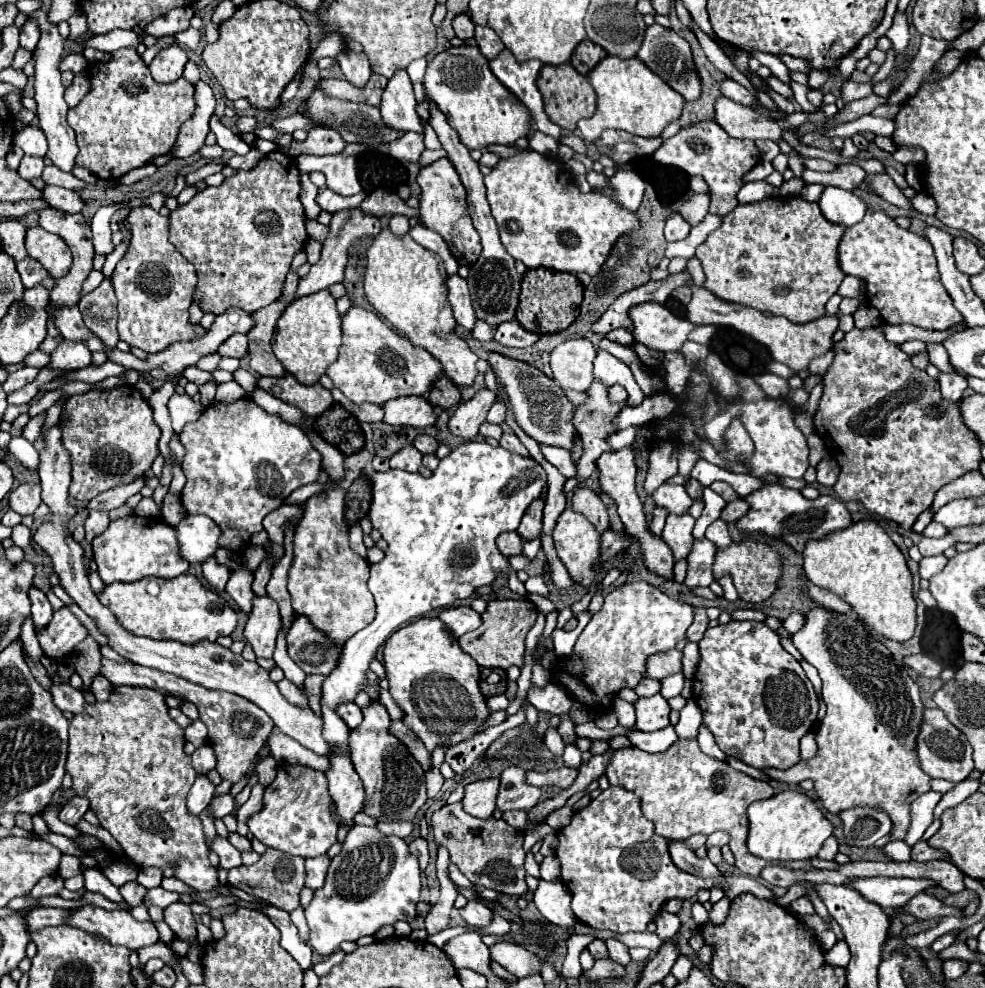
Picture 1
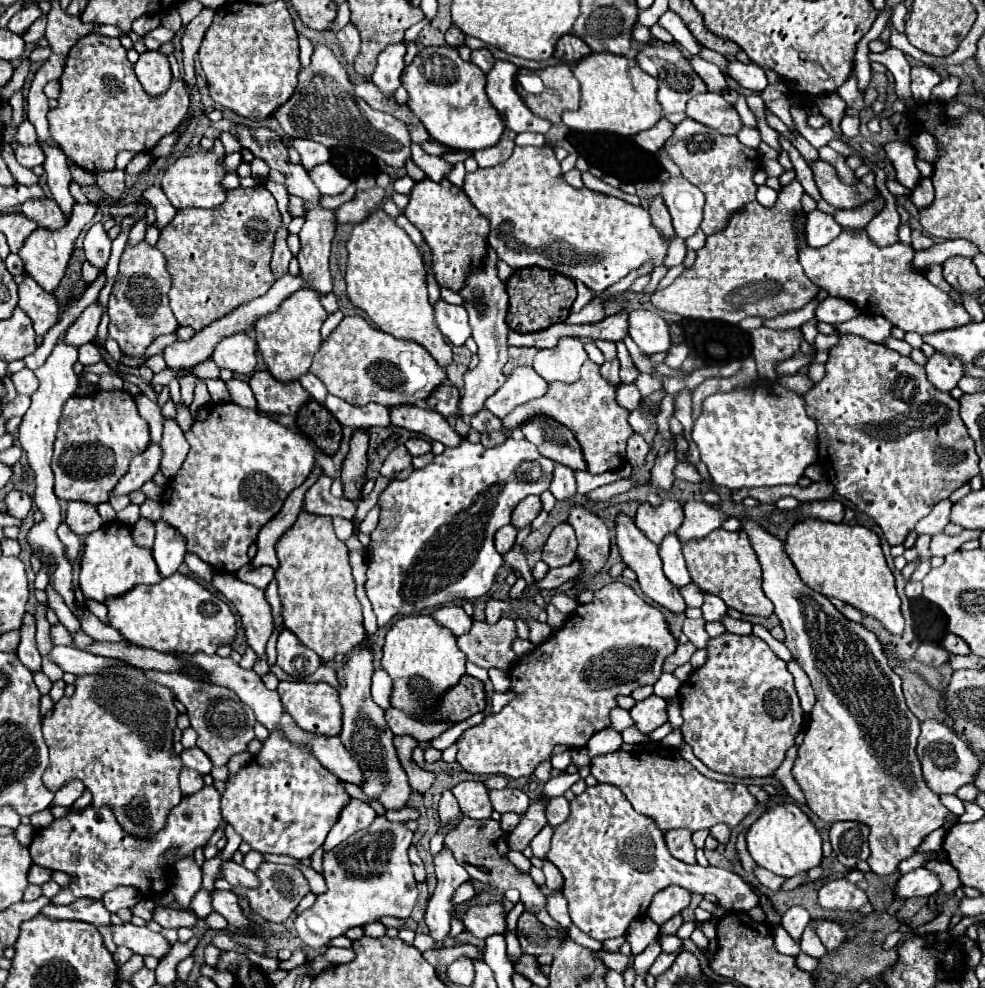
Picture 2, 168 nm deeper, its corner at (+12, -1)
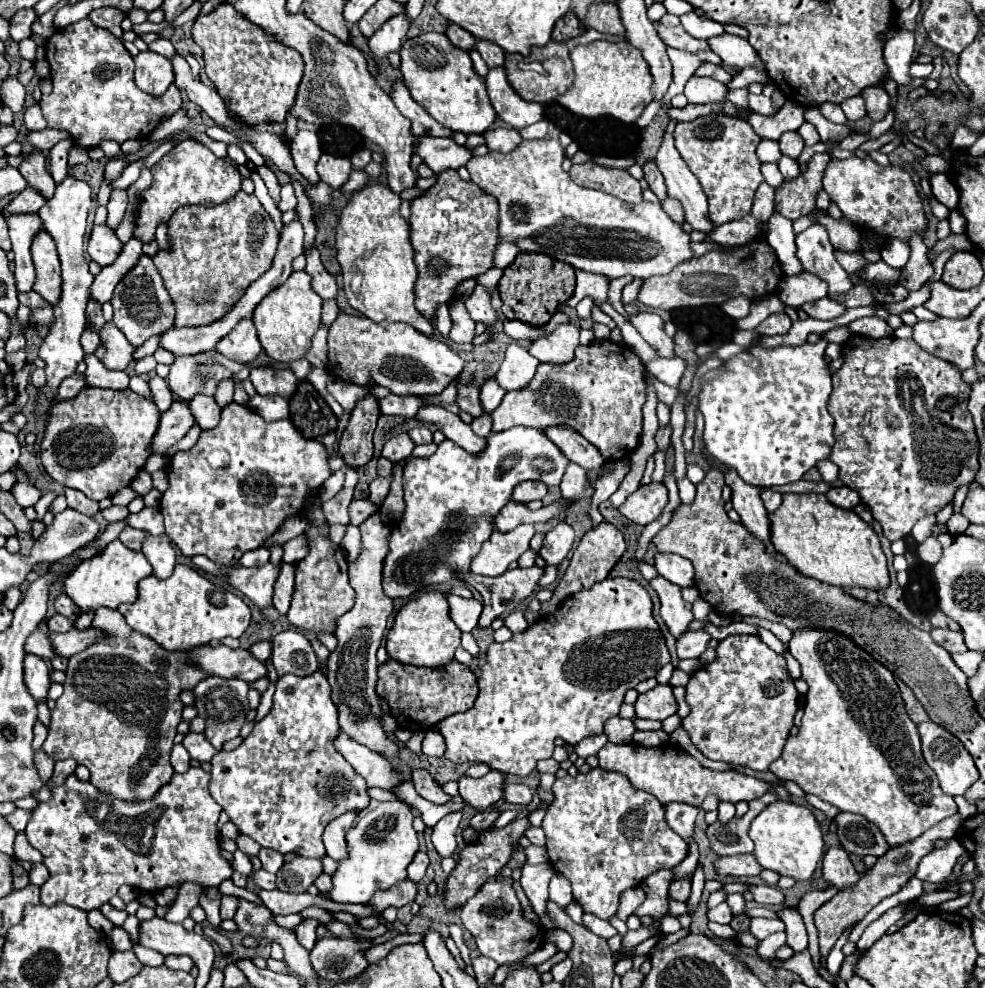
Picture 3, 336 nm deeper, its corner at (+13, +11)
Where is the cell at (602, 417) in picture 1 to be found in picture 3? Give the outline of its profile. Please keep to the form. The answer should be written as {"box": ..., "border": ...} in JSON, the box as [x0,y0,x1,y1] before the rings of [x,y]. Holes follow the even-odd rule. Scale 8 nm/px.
{"box":[491,339,645,461],"border":[[[595,339],[591,345],[579,345],[579,349],[575,351],[575,359],[571,363],[563,363],[563,365],[541,363],[527,389],[519,389],[517,393],[507,393],[501,405],[491,413],[491,419],[493,419],[493,431],[511,429],[515,425],[535,427],[535,429],[543,429],[549,425],[573,427],[591,445],[599,449],[605,461],[617,461],[631,455],[639,445],[643,403],[645,403],[645,365],[641,363],[641,359],[627,345],[613,343],[611,339],[607,341]],[[621,437],[627,437],[627,449],[621,449]]]}

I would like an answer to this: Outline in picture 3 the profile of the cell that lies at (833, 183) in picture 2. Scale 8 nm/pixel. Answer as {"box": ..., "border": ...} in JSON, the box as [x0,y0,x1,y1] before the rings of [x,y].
{"box":[823,159,927,241],"border":[[[831,159],[825,175],[823,175],[823,189],[827,195],[839,205],[841,213],[855,221],[859,229],[865,231],[879,231],[885,237],[901,237],[909,241],[909,235],[913,231],[921,233],[927,227],[923,203],[919,199],[917,187],[909,173],[905,173],[901,167],[889,165],[881,167],[873,159]]]}

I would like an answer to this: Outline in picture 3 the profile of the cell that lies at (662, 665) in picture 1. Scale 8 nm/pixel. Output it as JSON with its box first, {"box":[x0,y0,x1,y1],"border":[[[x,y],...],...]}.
{"box":[677,631,709,659],"border":[[[687,631],[677,639],[677,657],[679,659],[693,659],[699,657],[709,643],[709,633],[707,631]]]}

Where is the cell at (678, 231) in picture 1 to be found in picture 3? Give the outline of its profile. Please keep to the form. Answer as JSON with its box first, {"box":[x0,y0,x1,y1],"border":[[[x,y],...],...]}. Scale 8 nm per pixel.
{"box":[643,161,667,203],"border":[[[649,161],[649,163],[645,163],[643,171],[645,171],[645,181],[647,181],[649,189],[651,189],[651,191],[657,195],[659,203],[663,203],[663,201],[667,199],[667,189],[665,189],[665,183],[663,183],[663,175],[659,173],[657,165],[655,165],[653,161]]]}

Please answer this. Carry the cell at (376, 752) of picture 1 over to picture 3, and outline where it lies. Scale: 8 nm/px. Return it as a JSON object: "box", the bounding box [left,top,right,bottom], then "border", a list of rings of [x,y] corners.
{"box":[327,513,399,759],"border":[[[373,513],[367,521],[359,525],[363,535],[363,549],[359,559],[349,565],[349,579],[351,587],[357,593],[355,605],[337,621],[335,637],[339,641],[337,649],[329,657],[327,665],[327,679],[331,683],[331,697],[339,711],[339,727],[347,733],[353,741],[369,747],[371,751],[387,757],[397,759],[399,747],[391,741],[381,723],[381,701],[375,691],[377,685],[377,659],[375,653],[381,645],[381,637],[385,635],[387,617],[393,611],[393,601],[381,589],[381,569],[383,557],[387,555],[387,529],[391,529],[391,519],[383,513]]]}

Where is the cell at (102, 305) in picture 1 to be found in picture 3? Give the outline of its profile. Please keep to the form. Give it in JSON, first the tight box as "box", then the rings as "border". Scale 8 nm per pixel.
{"box":[69,145,89,167],"border":[[[73,145],[73,149],[69,151],[69,165],[75,167],[75,165],[81,165],[81,163],[89,163],[89,153],[77,145]]]}

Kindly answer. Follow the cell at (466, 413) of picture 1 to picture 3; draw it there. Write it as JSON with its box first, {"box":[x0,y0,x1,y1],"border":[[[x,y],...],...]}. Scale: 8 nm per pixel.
{"box":[465,283,499,331],"border":[[[481,283],[475,285],[475,291],[465,301],[465,307],[475,321],[485,325],[487,331],[491,331],[491,327],[499,319],[499,311],[495,311],[491,305],[491,291]]]}

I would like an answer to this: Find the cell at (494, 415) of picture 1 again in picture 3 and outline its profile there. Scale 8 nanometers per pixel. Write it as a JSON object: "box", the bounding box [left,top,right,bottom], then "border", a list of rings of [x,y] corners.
{"box":[495,345,539,391],"border":[[[509,345],[505,351],[505,359],[495,373],[495,381],[505,389],[505,391],[517,391],[527,387],[527,383],[533,379],[535,369],[539,361],[531,357],[523,347],[519,345]]]}

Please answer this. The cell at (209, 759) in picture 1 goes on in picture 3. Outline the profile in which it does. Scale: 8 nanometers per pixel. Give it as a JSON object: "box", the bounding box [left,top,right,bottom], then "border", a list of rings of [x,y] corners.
{"box":[183,733,217,761],"border":[[[187,733],[183,739],[183,747],[189,751],[189,755],[197,761],[211,761],[211,757],[217,753],[213,745],[205,739],[203,733]]]}

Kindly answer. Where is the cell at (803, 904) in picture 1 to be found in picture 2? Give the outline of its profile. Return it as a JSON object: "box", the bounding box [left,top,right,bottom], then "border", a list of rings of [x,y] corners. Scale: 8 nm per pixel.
{"box":[780,907,810,943],"border":[[[792,907],[792,909],[788,909],[788,911],[784,913],[780,925],[788,931],[788,935],[790,935],[796,943],[800,943],[802,931],[804,931],[804,927],[806,927],[808,921],[810,921],[810,915],[808,915],[808,911],[806,911],[804,907]]]}

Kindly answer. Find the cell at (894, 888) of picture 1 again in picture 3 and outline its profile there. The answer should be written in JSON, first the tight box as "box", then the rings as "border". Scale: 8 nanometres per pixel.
{"box":[915,839,965,883],"border":[[[951,839],[951,843],[947,847],[931,851],[919,861],[915,877],[921,881],[929,881],[929,883],[941,883],[951,875],[957,857],[963,853],[965,853],[965,849],[959,845],[959,841]]]}

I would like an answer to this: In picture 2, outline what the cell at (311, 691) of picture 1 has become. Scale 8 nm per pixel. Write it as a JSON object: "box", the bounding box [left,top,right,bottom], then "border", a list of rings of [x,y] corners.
{"box":[276,513,364,663],"border":[[[300,513],[296,523],[280,537],[276,545],[280,569],[276,571],[284,627],[292,631],[322,663],[332,661],[336,653],[348,653],[364,639],[362,607],[354,595],[354,577],[348,563],[346,545],[334,535],[332,519]]]}

